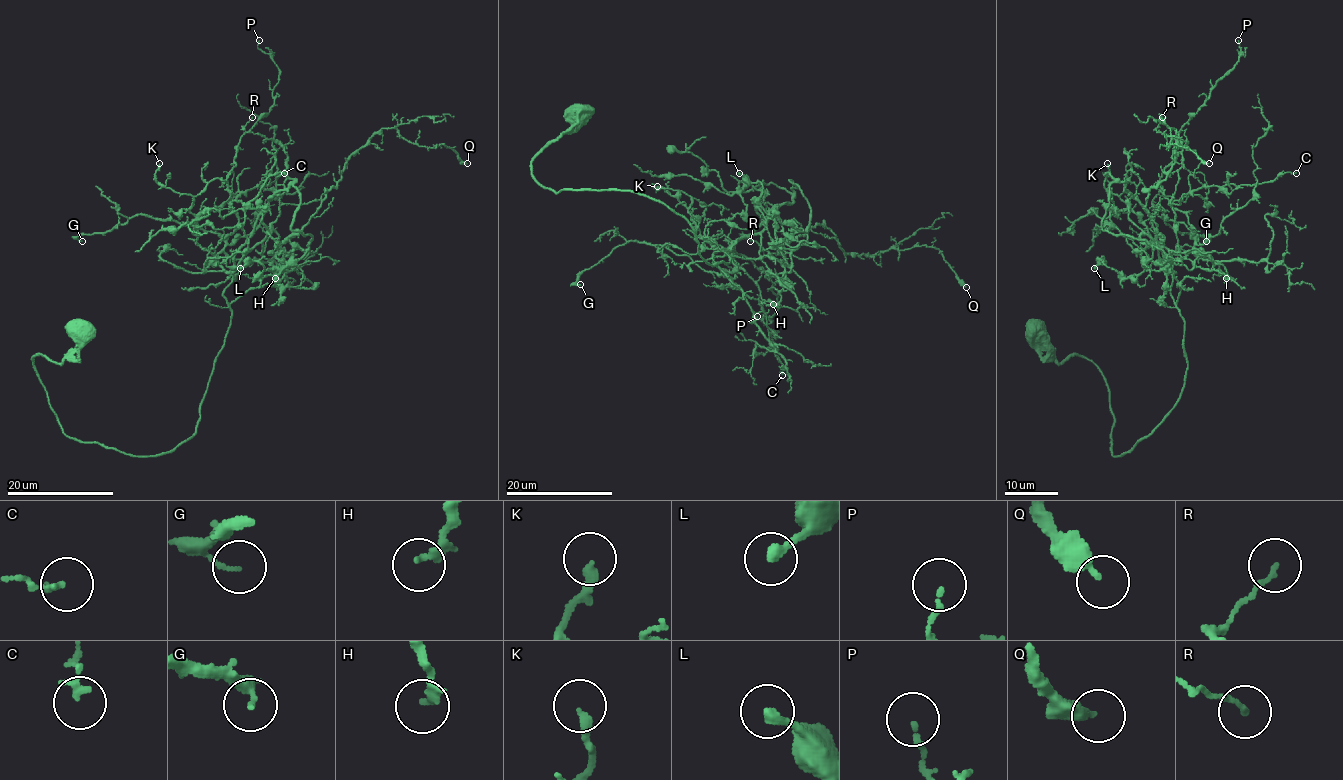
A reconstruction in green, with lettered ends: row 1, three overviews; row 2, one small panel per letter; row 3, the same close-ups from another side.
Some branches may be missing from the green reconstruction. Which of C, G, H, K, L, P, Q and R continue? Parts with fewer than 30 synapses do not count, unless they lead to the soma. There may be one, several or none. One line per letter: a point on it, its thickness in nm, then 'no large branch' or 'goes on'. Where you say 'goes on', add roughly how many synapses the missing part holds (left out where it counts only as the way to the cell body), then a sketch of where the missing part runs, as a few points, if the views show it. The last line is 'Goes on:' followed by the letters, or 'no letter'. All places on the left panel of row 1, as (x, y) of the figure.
C: place (284, 173); calibre 170 nm; no large branch
G: place (82, 241); calibre 110 nm; no large branch
H: place (275, 278); calibre 140 nm; no large branch
K: place (159, 163); calibre 280 nm; no large branch
L: place (240, 268); calibre 280 nm; no large branch
P: place (259, 40); calibre 110 nm; no large branch
Q: place (467, 163); calibre 340 nm; no large branch
R: place (252, 117); calibre 130 nm; no large branch
Goes on: no letter

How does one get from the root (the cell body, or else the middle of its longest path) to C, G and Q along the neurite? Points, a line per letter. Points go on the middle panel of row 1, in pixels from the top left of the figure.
C: (578, 112), (535, 179), (645, 194), (709, 264), (725, 249), (713, 262), (733, 271), (729, 250), (782, 375)
G: (578, 112), (531, 163), (543, 187), (645, 194), (709, 264), (731, 251), (716, 274), (627, 241), (580, 284)
Q: (578, 112), (535, 179), (659, 199), (712, 266), (772, 219), (860, 255), (935, 247), (966, 287)

